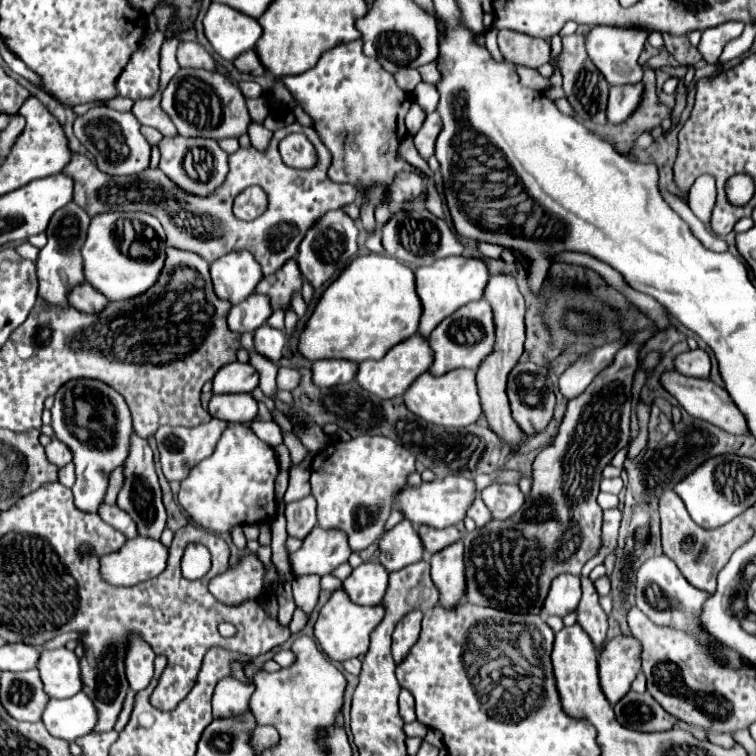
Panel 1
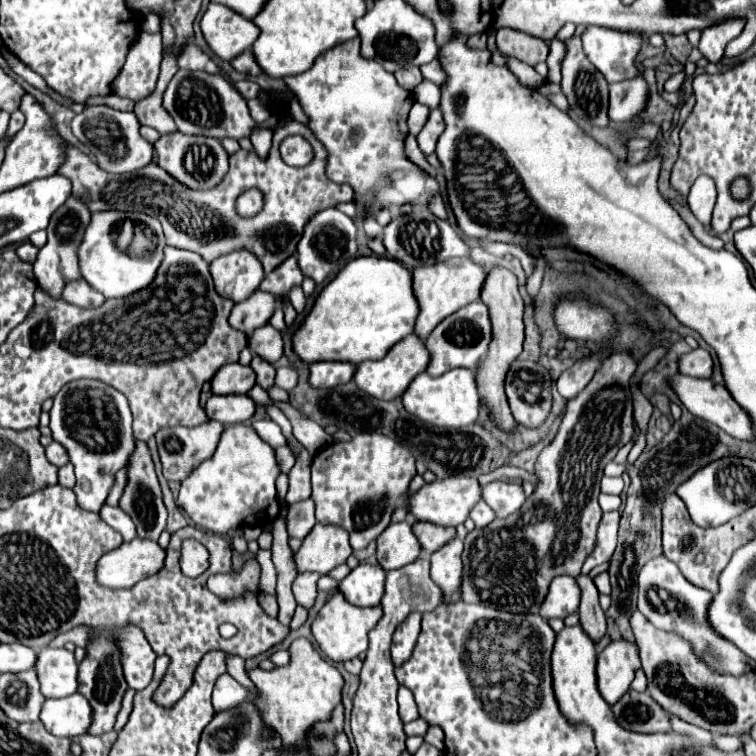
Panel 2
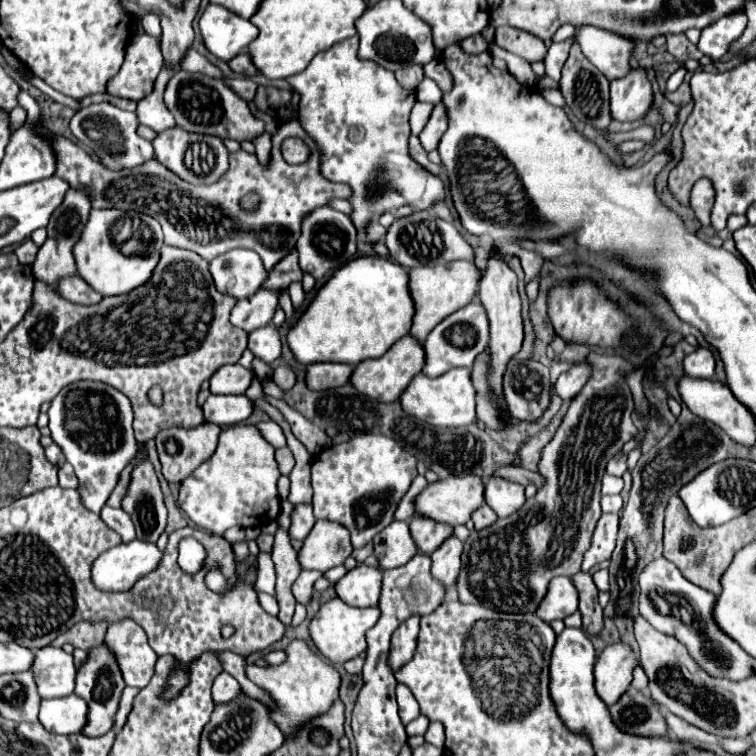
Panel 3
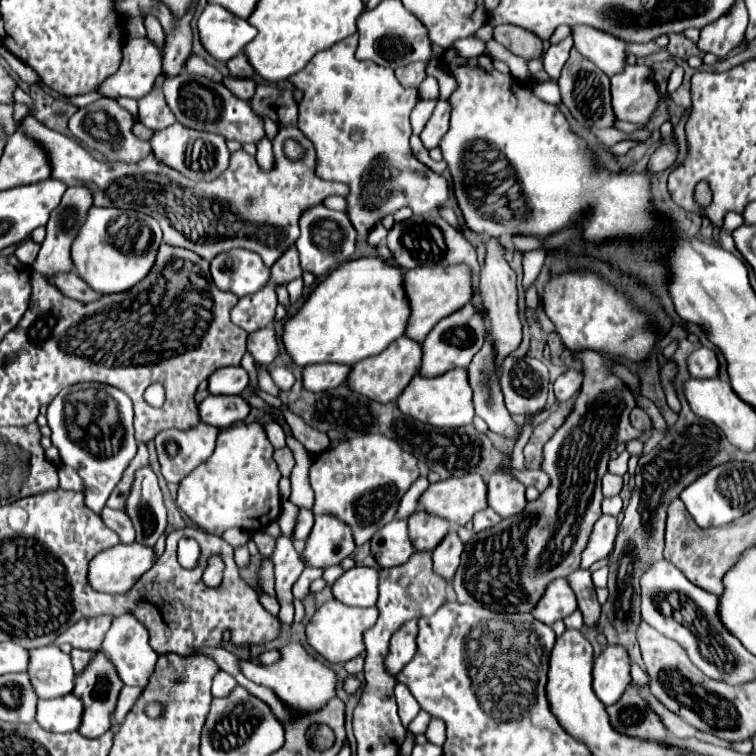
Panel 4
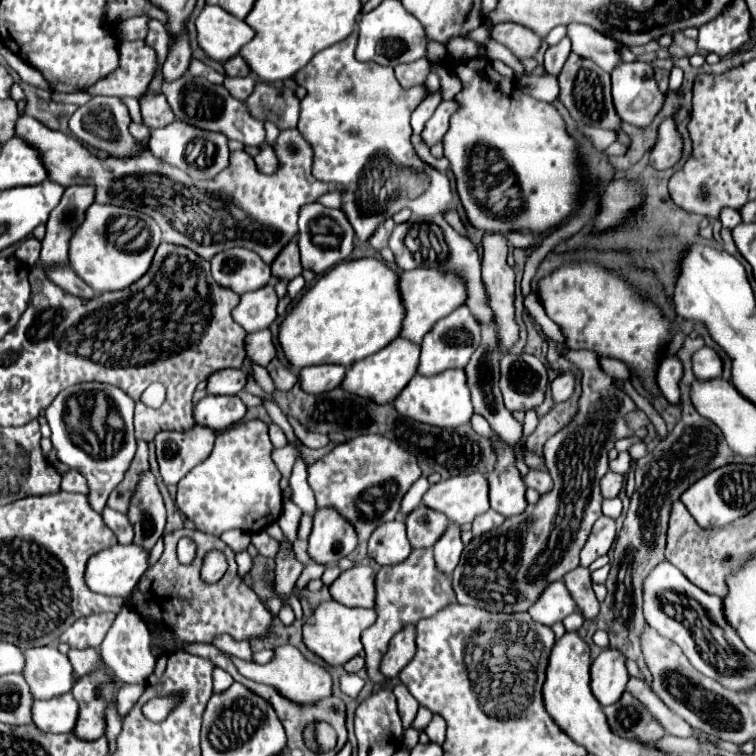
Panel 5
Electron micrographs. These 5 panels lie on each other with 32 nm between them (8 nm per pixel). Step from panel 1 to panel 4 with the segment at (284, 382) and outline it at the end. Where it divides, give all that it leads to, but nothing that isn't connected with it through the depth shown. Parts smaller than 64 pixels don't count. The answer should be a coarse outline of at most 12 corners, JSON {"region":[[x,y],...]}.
{"region":[[284,366],[270,372],[280,390],[294,386],[294,374]]}

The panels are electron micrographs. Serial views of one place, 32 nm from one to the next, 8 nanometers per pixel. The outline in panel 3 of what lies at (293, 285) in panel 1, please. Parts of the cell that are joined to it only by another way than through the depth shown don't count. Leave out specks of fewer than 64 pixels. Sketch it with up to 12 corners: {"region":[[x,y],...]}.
{"region":[[292,250],[272,268],[262,288],[288,290],[302,280],[302,270]]}

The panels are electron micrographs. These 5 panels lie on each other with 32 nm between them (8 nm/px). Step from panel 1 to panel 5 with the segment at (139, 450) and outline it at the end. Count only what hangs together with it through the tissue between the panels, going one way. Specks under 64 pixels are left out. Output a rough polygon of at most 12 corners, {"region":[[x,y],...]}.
{"region":[[140,474],[128,518],[134,542],[152,550],[166,510],[156,478]]}

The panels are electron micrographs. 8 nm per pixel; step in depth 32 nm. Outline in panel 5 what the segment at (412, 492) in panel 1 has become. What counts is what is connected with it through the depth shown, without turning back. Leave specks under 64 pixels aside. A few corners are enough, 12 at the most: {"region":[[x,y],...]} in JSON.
{"region":[[480,472],[440,480],[422,504],[464,526],[490,508]]}

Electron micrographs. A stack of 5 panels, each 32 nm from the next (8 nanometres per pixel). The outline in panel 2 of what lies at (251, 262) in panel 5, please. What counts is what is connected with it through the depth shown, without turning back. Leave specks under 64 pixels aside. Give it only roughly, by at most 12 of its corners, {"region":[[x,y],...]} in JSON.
{"region":[[234,250],[210,264],[216,292],[246,300],[264,278],[260,260]]}

